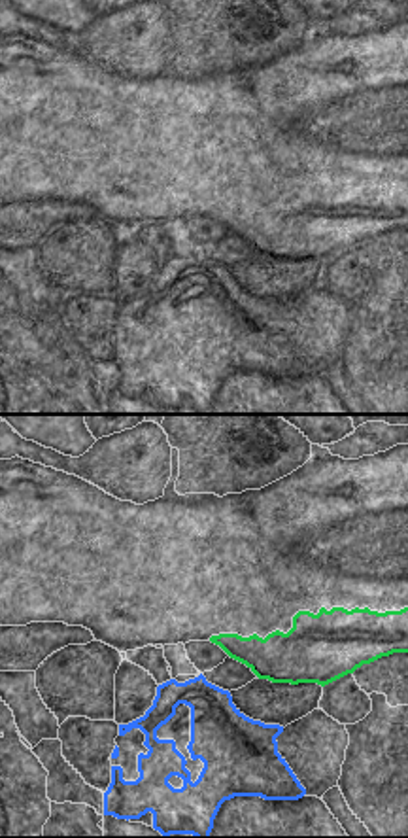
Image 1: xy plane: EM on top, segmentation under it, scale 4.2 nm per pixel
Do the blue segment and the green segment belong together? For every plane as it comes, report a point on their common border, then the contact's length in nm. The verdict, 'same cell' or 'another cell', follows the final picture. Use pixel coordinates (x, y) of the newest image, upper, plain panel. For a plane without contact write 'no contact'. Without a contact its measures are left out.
no contact

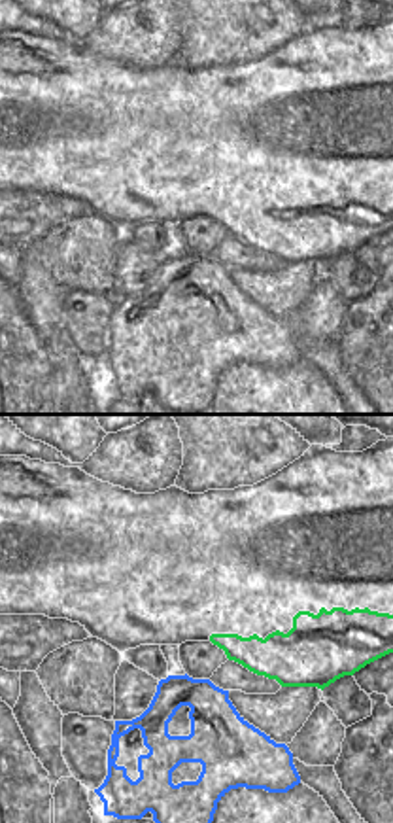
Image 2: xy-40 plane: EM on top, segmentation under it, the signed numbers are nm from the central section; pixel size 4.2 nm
no contact

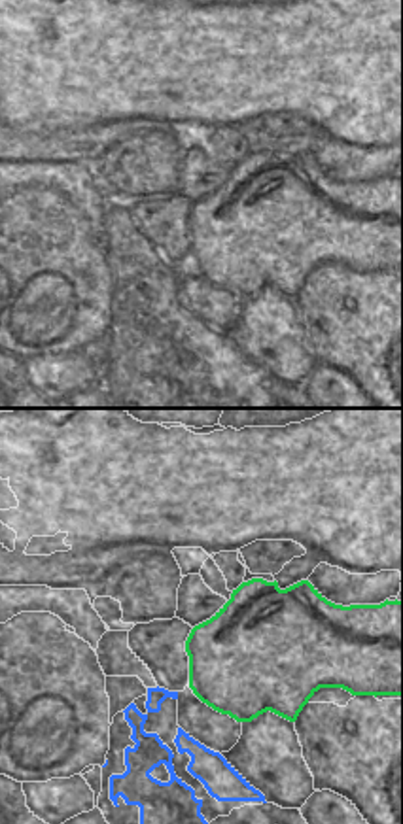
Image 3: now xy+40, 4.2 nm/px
no contact

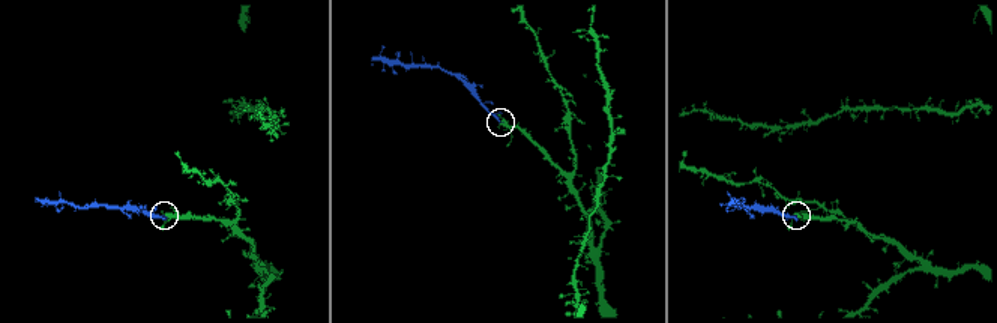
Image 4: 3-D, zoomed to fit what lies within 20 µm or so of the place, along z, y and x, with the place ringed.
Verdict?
same cell

